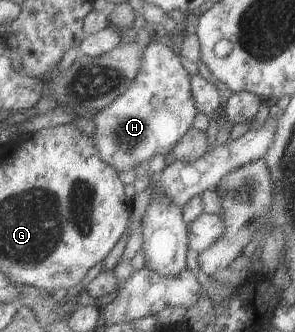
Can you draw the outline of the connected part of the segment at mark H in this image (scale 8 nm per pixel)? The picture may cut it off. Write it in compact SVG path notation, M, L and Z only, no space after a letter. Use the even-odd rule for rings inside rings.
M154 38L145 48L142 68L136 77L135 83L122 95L119 96L108 108L102 109L92 119L96 124L95 141L99 146L101 155L119 172L132 169L141 172L147 168L147 163L155 154L172 153L176 143L187 134L194 124L194 118L198 113L193 86L192 75L184 68L178 47L165 46L157 43Z

